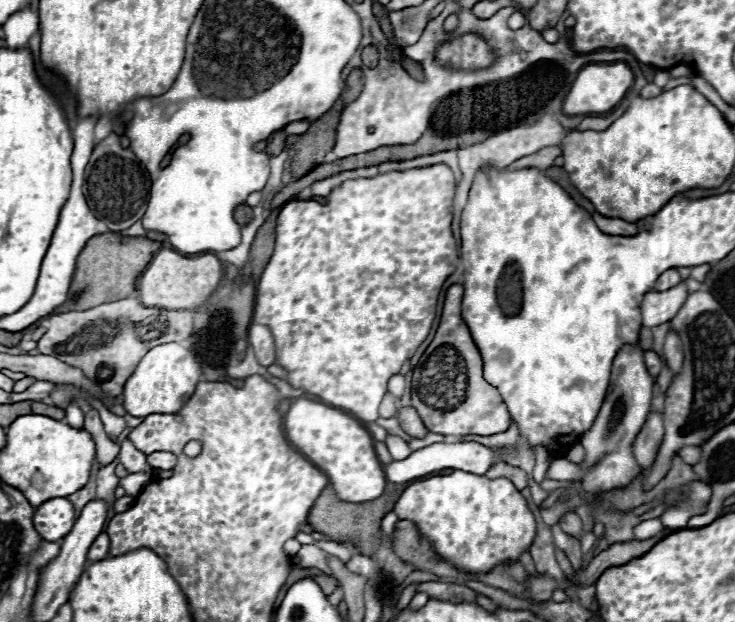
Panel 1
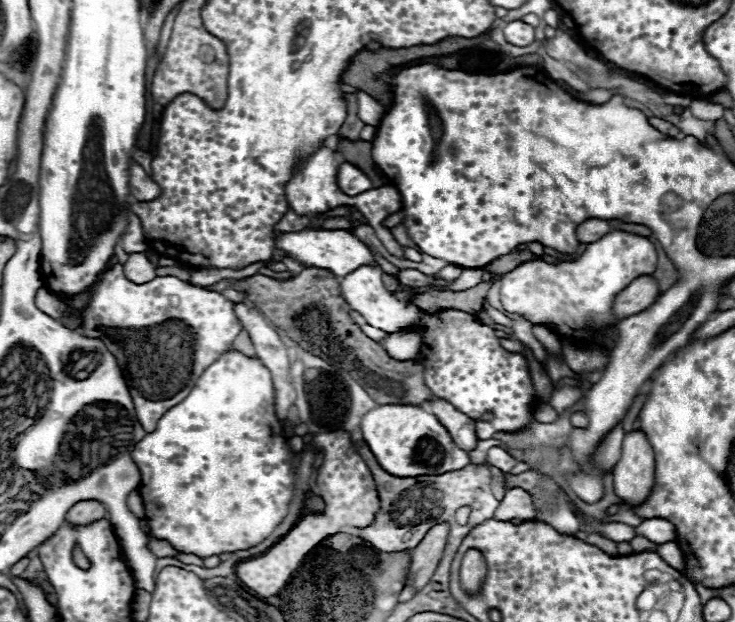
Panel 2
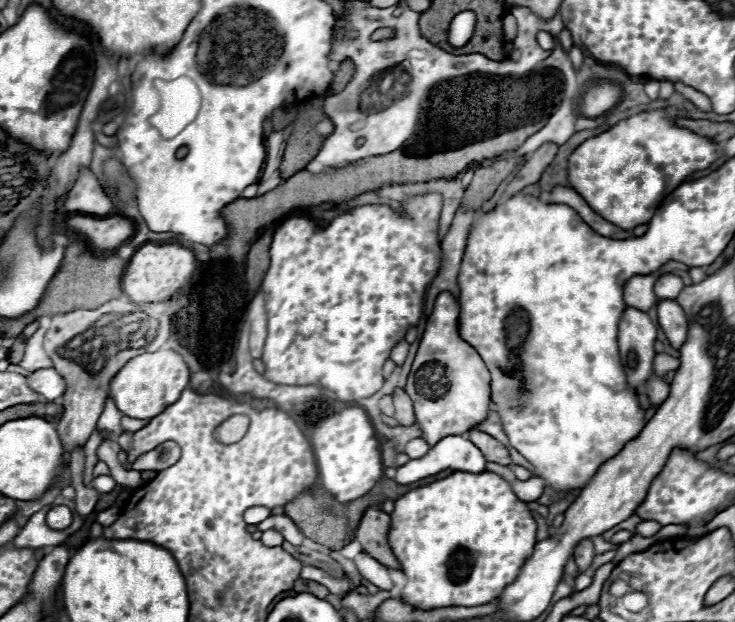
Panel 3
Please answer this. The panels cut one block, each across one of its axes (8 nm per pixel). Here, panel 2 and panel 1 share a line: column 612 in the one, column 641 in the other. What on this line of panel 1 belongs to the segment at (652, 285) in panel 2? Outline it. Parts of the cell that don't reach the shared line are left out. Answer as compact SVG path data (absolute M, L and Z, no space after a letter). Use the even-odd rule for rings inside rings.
M678 284L666 292L648 292L642 300L642 326L658 326L664 322L670 322L680 306L684 304L688 296L688 290L684 284Z

